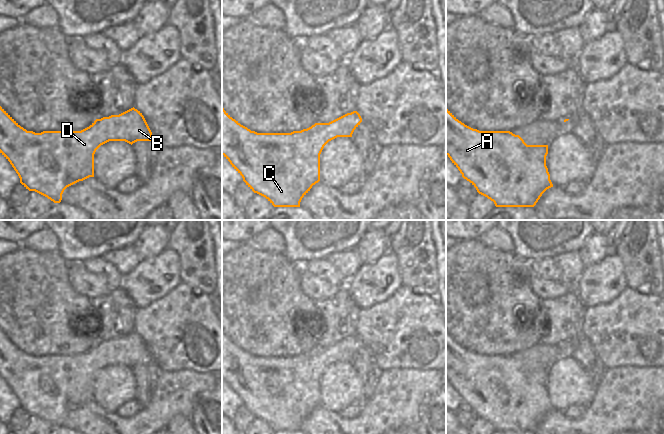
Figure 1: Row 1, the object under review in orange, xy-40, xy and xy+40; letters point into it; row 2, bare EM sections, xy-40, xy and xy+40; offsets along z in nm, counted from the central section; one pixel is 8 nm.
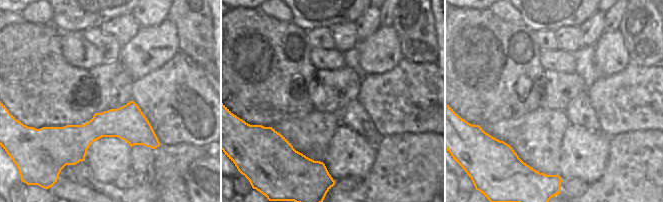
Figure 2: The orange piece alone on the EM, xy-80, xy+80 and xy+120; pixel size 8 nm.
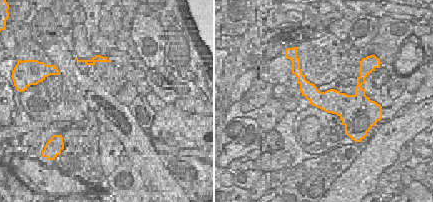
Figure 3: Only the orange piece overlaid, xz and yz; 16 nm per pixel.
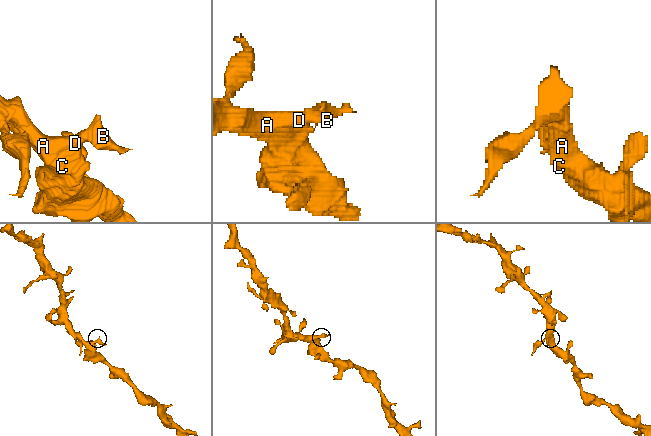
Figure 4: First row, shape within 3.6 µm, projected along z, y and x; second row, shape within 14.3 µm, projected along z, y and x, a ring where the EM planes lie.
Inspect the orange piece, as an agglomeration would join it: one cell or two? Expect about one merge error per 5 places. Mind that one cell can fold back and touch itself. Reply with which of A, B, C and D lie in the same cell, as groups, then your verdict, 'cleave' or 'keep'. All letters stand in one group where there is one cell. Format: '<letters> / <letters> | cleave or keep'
A B C D | keep

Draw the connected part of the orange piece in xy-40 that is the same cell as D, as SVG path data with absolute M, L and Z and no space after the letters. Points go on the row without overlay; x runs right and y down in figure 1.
M0 330L0 377L10 386L29 415L35 415L54 427L60 427L64 414L94 401L94 378L109 365L151 365L152 356L140 335L134 331L119 338L96 343L81 355L43 355L35 357L21 351Z

